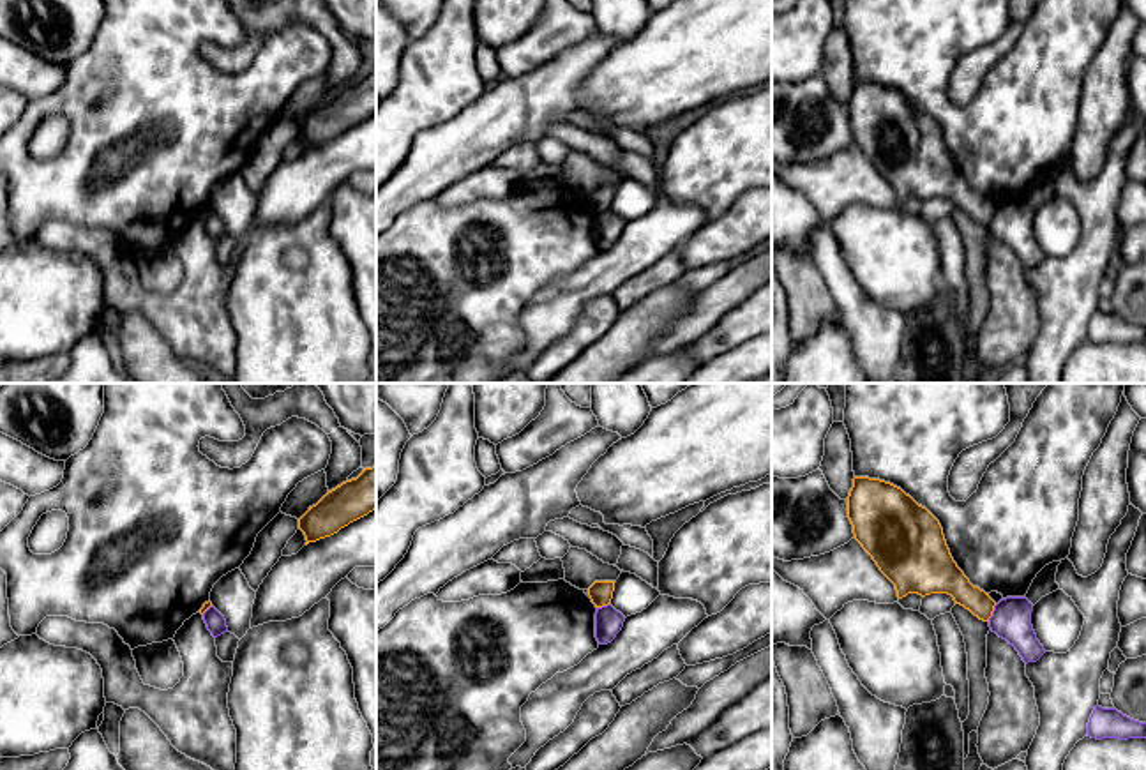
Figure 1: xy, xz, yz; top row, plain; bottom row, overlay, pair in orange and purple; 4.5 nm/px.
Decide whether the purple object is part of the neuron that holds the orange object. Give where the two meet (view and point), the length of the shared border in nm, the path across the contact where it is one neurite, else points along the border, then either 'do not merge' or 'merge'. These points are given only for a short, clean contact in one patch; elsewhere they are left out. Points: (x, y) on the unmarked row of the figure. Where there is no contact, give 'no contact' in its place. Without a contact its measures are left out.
yz (991, 218) | 90 nm | along yz (996, 209), (987, 225) | do not merge

